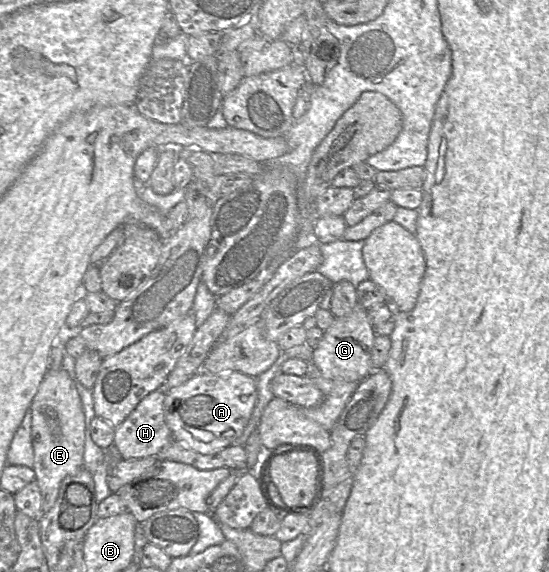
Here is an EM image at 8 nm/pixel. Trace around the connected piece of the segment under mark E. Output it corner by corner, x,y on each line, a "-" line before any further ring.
63,368
47,371
29,408
32,412
33,471
42,497
42,510
47,513
58,497
62,480
77,474
84,466
85,414
76,384

